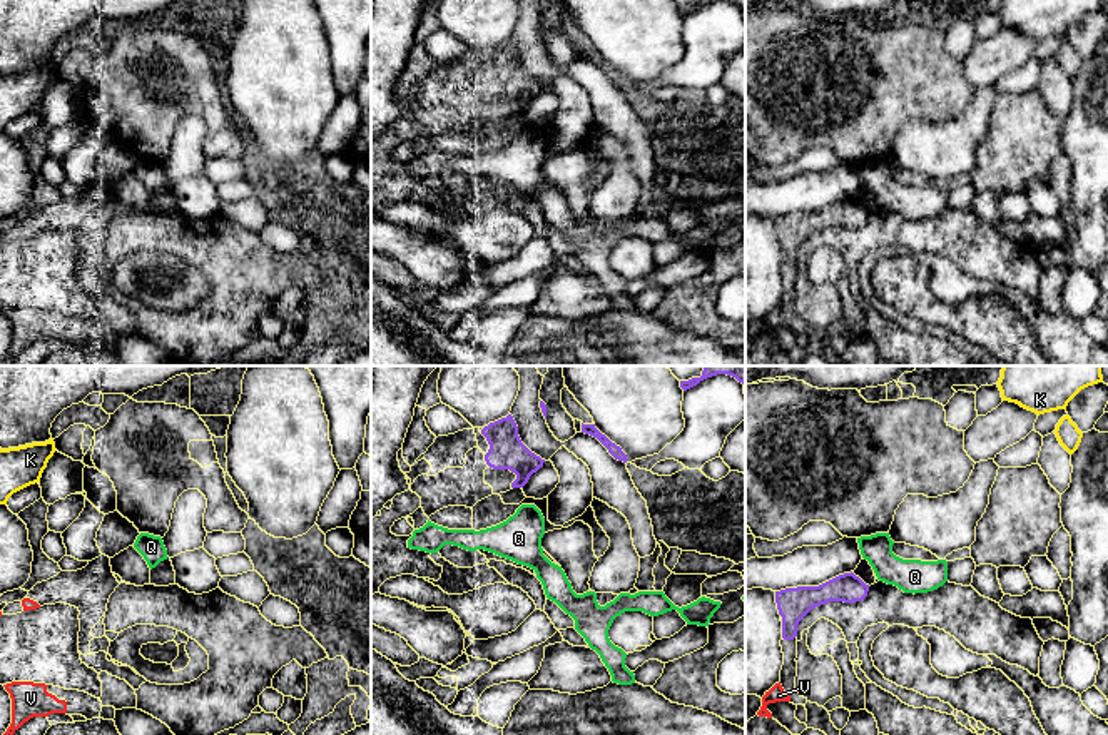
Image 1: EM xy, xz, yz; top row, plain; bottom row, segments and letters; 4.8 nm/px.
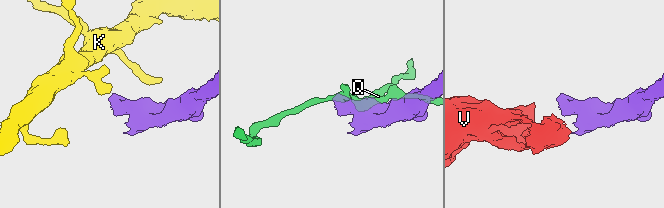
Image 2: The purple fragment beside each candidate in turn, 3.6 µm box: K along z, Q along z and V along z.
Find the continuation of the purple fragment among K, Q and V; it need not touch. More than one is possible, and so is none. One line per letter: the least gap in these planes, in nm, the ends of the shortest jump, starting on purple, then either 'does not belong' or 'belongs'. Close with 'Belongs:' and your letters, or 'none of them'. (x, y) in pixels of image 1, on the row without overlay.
K: 1100 nm | yz (858, 202), (1003, 25) | does not belong
Q: 60 nm | yz (868, 211), (878, 204) | does not belong
V: 200 nm | yz (784, 264), (779, 308) | belongs
Belongs: V

